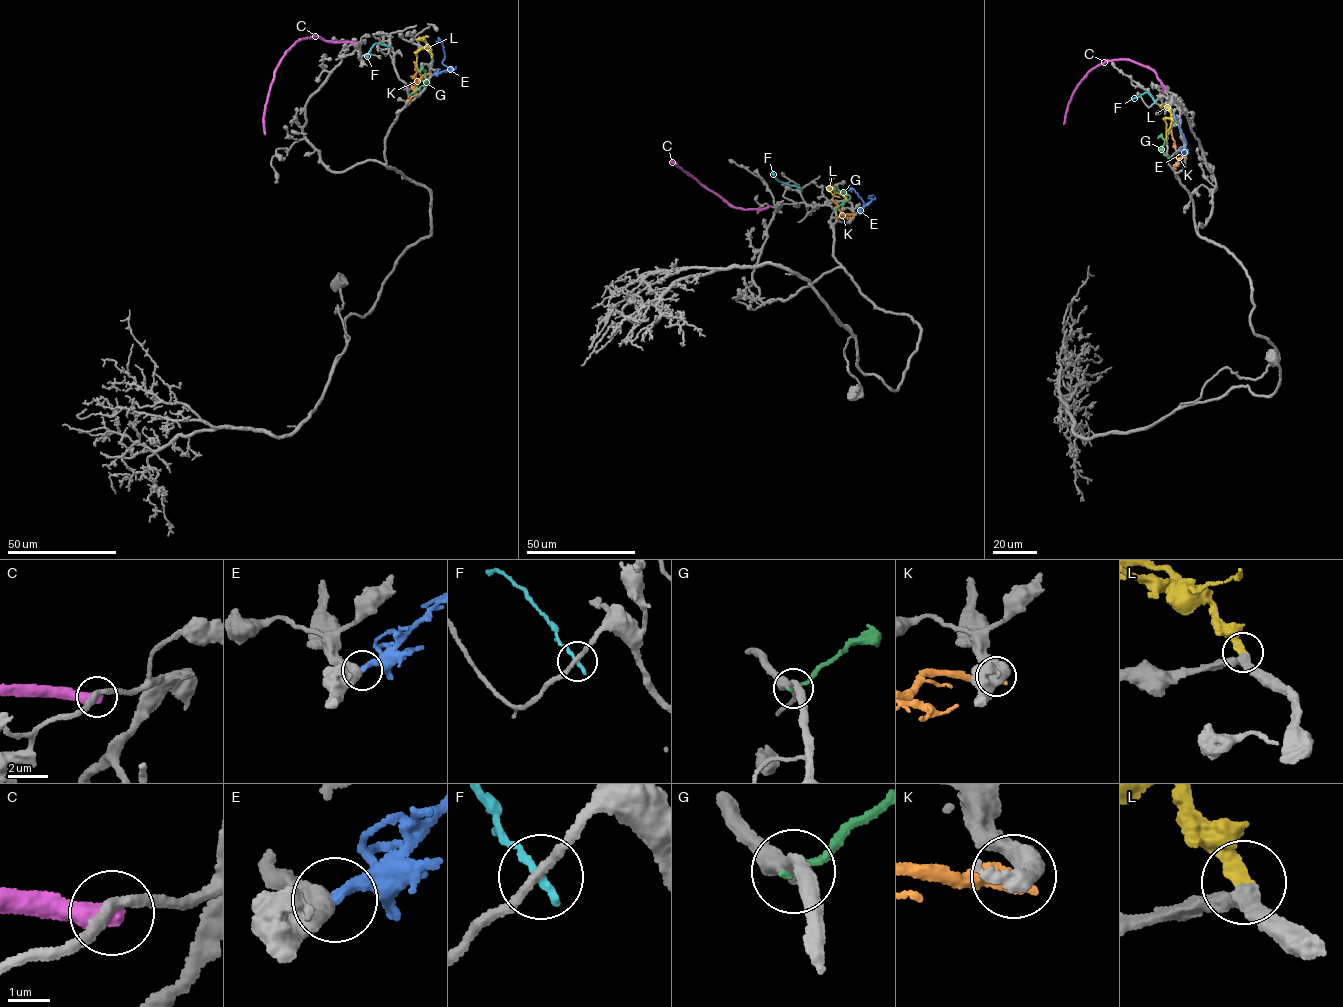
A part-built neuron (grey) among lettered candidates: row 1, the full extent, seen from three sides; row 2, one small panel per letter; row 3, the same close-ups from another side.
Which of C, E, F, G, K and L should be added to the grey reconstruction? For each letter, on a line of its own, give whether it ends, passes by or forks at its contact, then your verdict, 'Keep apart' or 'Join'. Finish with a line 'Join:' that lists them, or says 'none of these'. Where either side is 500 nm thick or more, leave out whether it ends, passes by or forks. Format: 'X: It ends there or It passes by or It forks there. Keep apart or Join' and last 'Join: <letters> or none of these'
C: Keep apart
E: It ends there. Keep apart
F: It ends there. Keep apart
G: It ends there. Keep apart
K: Keep apart
L: It ends there. Join
Join: L

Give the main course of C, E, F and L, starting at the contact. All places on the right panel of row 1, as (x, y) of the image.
C: (1164, 90), (1155, 72), (1149, 68), (1133, 61), (1108, 59), (1089, 71), (1077, 86), (1063, 124)
E: (1186, 153), (1183, 152), (1185, 139), (1174, 113)
F: (1155, 102), (1146, 92), (1130, 98)
L: (1179, 126), (1166, 119), (1166, 143)

